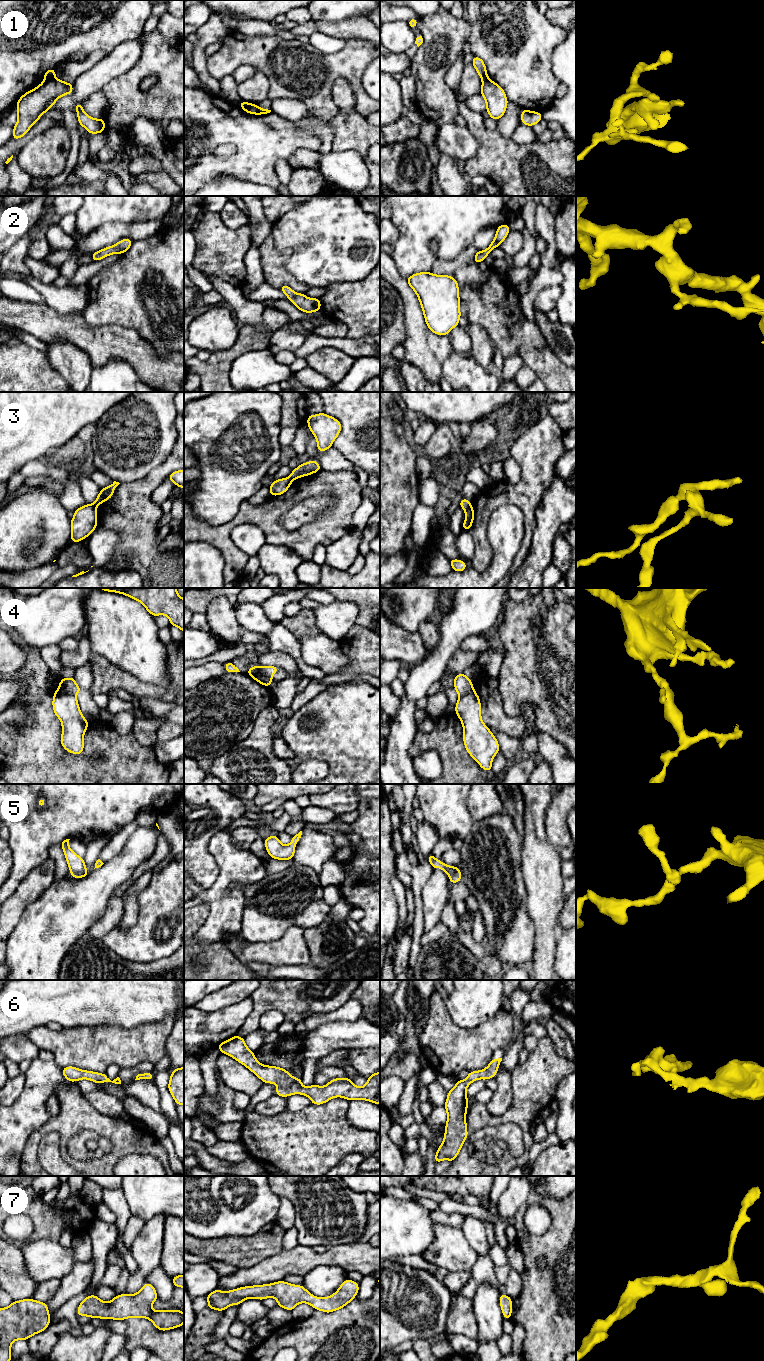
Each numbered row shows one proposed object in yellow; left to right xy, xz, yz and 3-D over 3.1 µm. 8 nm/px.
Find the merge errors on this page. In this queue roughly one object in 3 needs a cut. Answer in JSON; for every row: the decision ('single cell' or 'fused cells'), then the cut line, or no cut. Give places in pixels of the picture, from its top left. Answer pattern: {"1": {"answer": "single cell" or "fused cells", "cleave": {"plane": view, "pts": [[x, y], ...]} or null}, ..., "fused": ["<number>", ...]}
{"1": {"answer": "fused cells", "cleave": {"plane": "xy", "pts": [[54, 77], [44, 81]]}}, "2": {"answer": "single cell", "cleave": null}, "3": {"answer": "fused cells", "cleave": {"plane": "yz", "pts": [[471, 505], [465, 510]]}}, "4": {"answer": "fused cells", "cleave": {"plane": "xy", "pts": [[58, 689], [75, 696]]}}, "5": {"answer": "single cell", "cleave": null}, "6": {"answer": "single cell", "cleave": null}, "7": {"answer": "single cell", "cleave": null}, "fused": ["1", "3", "4"]}

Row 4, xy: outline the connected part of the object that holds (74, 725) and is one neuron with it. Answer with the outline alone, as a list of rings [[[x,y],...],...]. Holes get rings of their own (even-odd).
[[[56,690],[52,706],[62,725],[61,745],[75,755],[84,751],[84,734],[89,722],[84,718],[76,696]]]

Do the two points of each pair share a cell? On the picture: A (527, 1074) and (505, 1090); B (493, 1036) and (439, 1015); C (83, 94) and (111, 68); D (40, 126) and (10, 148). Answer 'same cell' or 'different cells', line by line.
A: different cells
B: same cell
C: same cell
D: same cell

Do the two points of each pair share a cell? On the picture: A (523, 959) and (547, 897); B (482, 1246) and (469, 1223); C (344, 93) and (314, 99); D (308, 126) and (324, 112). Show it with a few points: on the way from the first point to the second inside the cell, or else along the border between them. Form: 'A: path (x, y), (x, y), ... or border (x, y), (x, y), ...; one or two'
A: border (526, 907), (528, 917), (534, 928), (533, 952); two
B: path (478, 1240), (473, 1229); one
C: border (345, 77), (332, 88), (331, 120); two
D: border (307, 115), (319, 117), (328, 122); two

